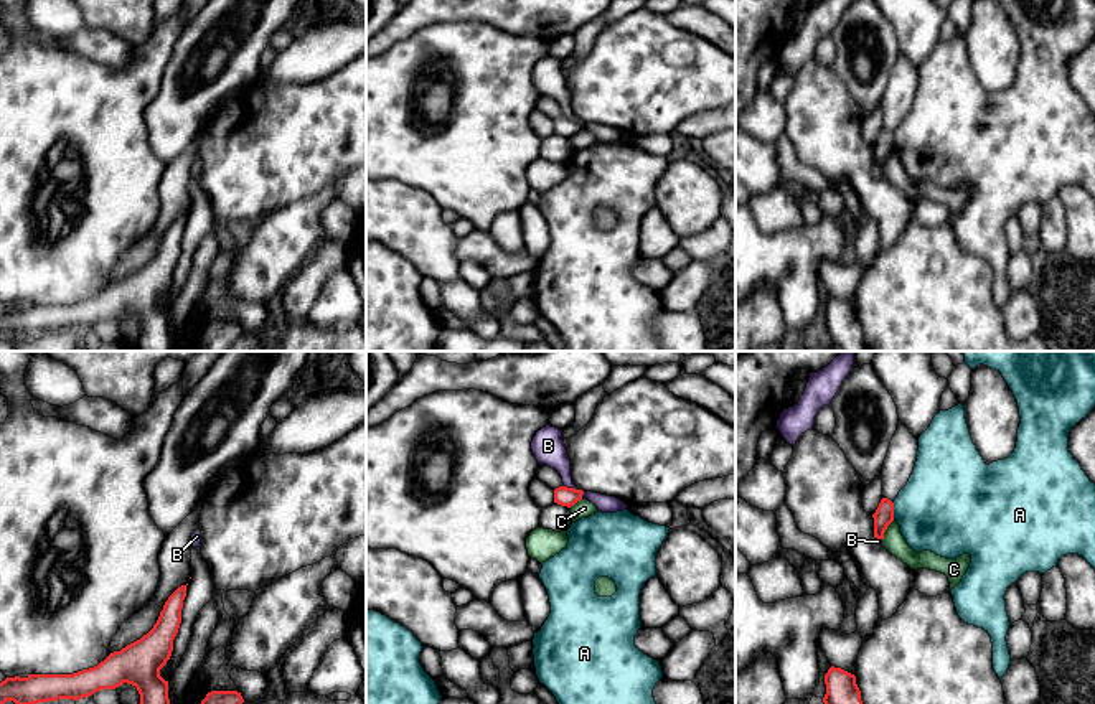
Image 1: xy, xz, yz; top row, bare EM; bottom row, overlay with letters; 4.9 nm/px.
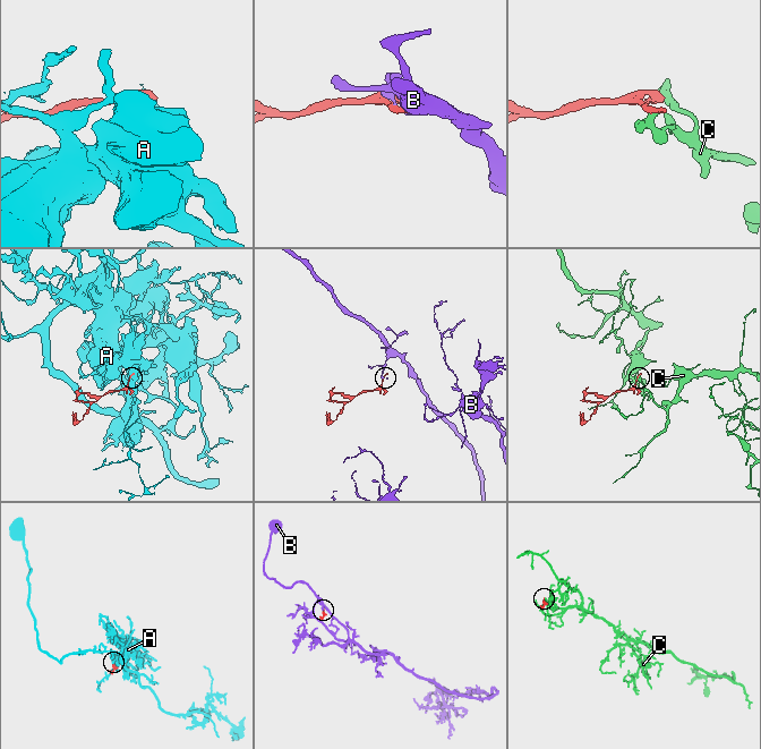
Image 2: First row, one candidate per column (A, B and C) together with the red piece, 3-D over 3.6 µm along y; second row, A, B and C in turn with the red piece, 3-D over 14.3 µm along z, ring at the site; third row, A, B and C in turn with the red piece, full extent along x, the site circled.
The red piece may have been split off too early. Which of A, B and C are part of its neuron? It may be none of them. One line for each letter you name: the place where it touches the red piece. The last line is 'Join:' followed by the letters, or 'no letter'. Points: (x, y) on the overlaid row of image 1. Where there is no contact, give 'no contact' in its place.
Join: no letter

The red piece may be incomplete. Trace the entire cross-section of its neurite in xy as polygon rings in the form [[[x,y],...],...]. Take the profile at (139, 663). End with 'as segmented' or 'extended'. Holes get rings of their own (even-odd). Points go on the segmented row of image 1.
[[[186,585],[178,587],[165,602],[153,628],[120,651],[110,653],[97,666],[73,674],[28,674],[0,683],[0,704],[38,704],[58,699],[82,699],[101,689],[124,683],[137,688],[140,704],[170,704],[168,681],[160,676],[173,651],[181,623]]]; as segmented

